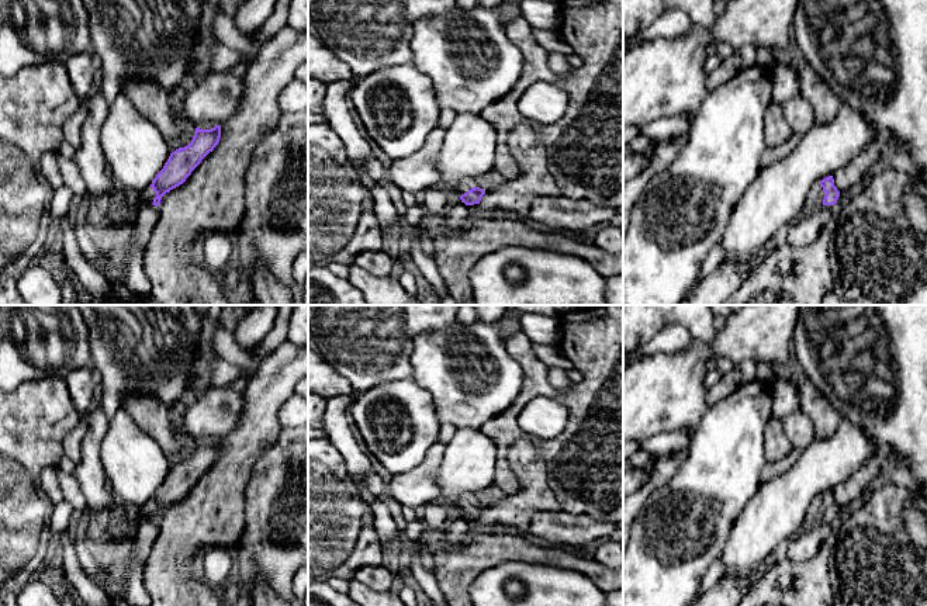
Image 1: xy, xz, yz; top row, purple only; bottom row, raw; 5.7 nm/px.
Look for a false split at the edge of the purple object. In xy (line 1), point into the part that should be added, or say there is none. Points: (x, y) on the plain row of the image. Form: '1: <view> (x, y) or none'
1: xy (148, 509)

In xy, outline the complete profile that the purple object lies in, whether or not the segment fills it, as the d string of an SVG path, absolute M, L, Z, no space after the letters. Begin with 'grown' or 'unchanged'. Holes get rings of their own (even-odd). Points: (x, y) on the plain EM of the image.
grown; M221 440L211 444L196 443L191 457L170 468L163 484L156 489L152 499L141 506L141 512L132 520L138 527L142 519L159 522L162 512L186 496L201 475L214 465L221 453Z

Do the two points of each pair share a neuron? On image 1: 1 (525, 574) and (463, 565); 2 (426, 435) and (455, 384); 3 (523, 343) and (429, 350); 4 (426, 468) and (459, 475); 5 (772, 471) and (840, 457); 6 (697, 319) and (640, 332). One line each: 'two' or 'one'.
1: two
2: two
3: two
4: two
5: two
6: one

